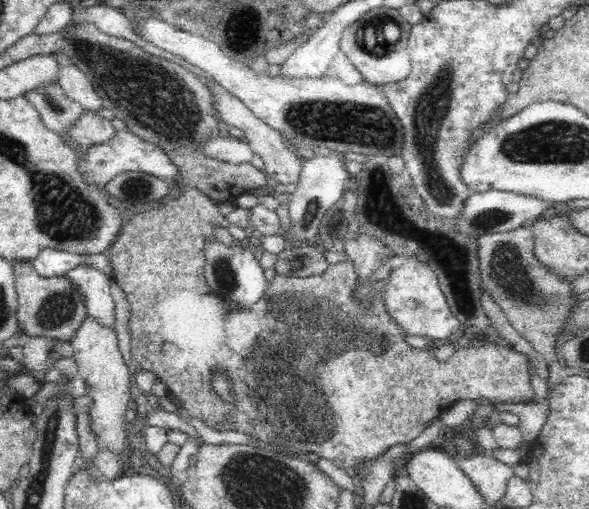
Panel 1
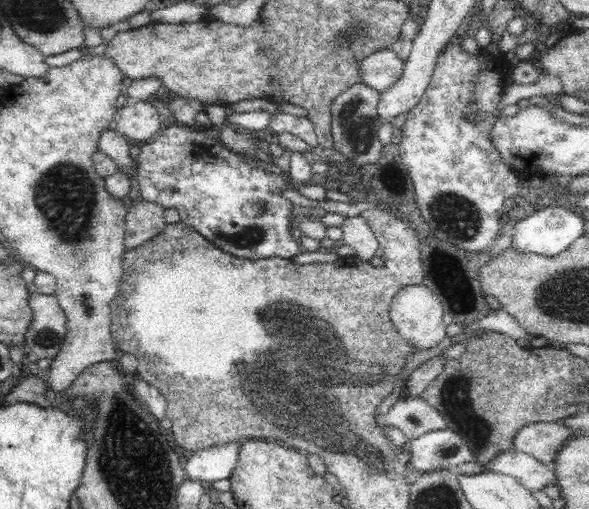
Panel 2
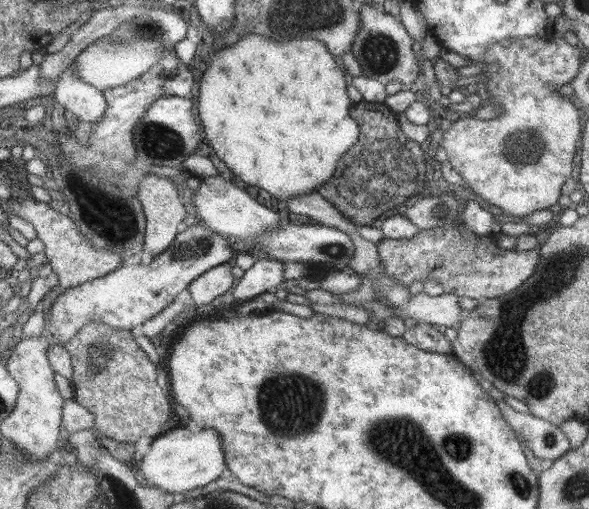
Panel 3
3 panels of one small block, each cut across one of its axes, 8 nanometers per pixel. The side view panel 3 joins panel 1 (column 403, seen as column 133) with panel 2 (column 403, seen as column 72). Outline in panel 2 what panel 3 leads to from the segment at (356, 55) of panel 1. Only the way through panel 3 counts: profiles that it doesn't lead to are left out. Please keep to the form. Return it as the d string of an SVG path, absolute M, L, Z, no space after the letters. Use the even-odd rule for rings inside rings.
M391 48L374 51L362 60L361 82L382 94L403 75L404 63Z

